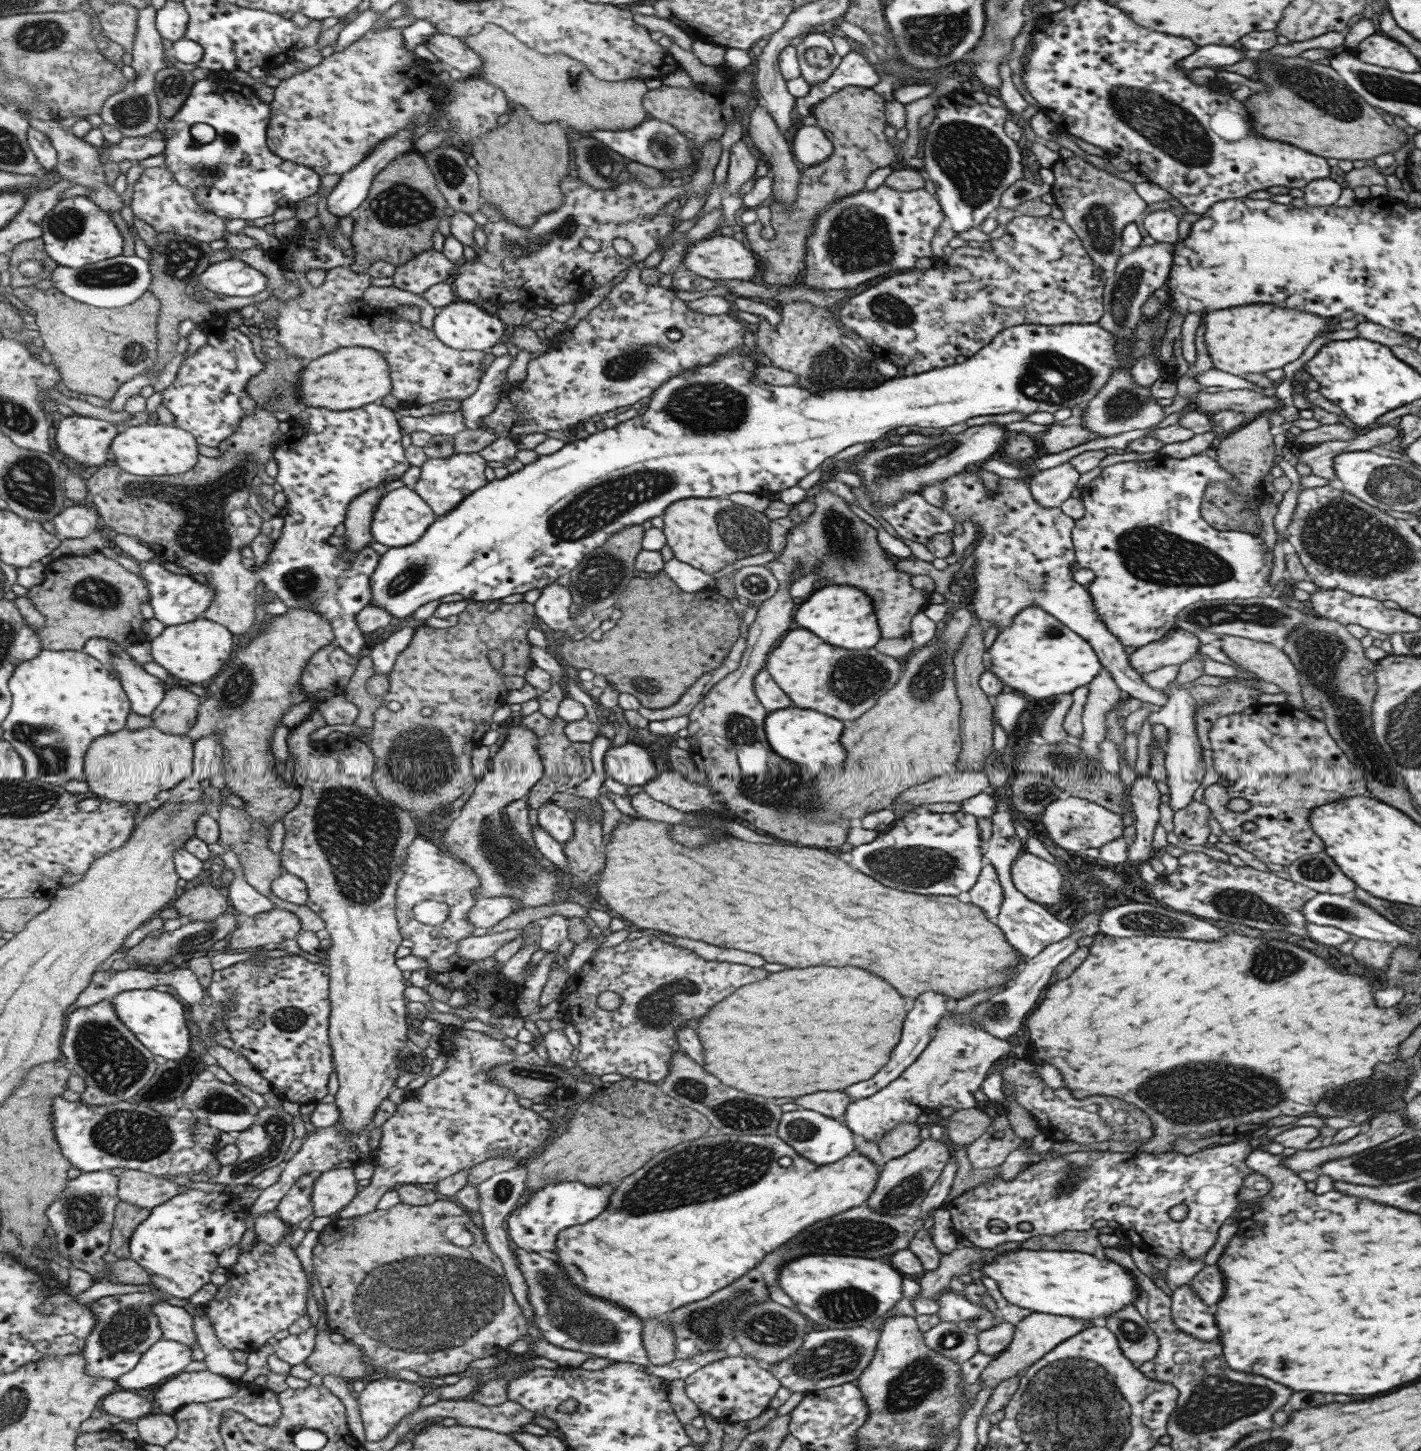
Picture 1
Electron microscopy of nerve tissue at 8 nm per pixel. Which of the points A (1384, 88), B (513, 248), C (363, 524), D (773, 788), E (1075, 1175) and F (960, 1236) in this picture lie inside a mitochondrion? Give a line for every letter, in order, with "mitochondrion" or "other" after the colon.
A: mitochondrion
B: mitochondrion
C: other
D: mitochondrion
E: mitochondrion
F: other

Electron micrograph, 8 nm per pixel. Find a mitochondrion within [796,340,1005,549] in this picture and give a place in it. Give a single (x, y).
(891, 467)

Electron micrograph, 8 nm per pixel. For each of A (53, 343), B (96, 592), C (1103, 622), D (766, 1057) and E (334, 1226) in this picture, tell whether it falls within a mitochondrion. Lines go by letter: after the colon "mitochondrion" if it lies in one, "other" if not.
A: other
B: mitochondrion
C: other
D: other
E: other

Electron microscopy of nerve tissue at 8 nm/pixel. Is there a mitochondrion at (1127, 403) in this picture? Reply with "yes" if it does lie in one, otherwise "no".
yes

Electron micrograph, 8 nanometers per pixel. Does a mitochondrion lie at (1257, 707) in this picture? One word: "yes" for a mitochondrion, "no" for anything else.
no

